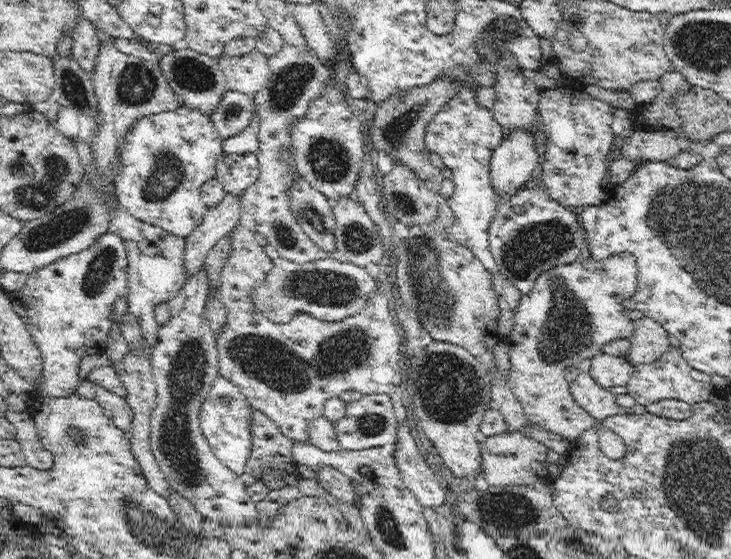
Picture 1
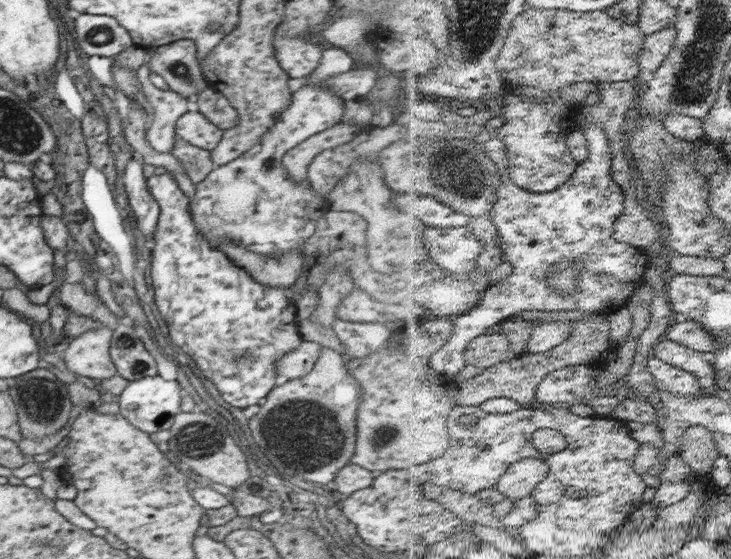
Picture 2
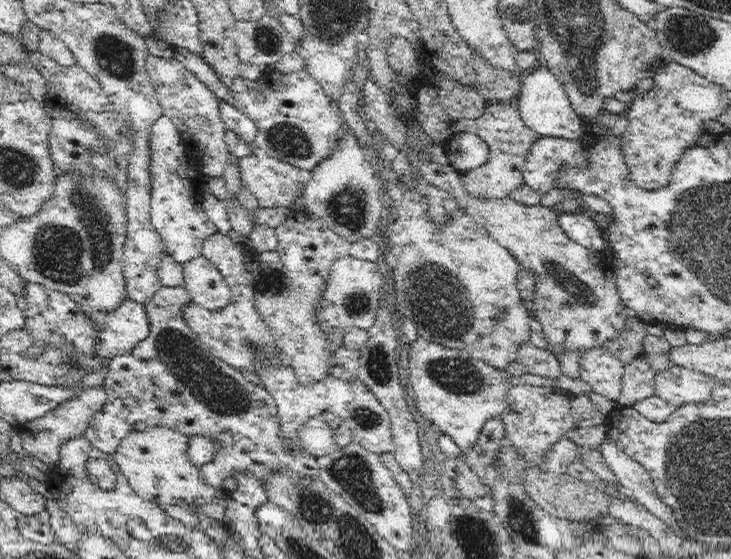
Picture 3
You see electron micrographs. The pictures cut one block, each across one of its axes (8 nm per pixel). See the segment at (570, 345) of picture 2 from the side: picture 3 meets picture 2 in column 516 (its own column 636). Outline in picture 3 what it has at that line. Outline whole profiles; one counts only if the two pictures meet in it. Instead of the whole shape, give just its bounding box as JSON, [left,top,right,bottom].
[616,358,657,407]

